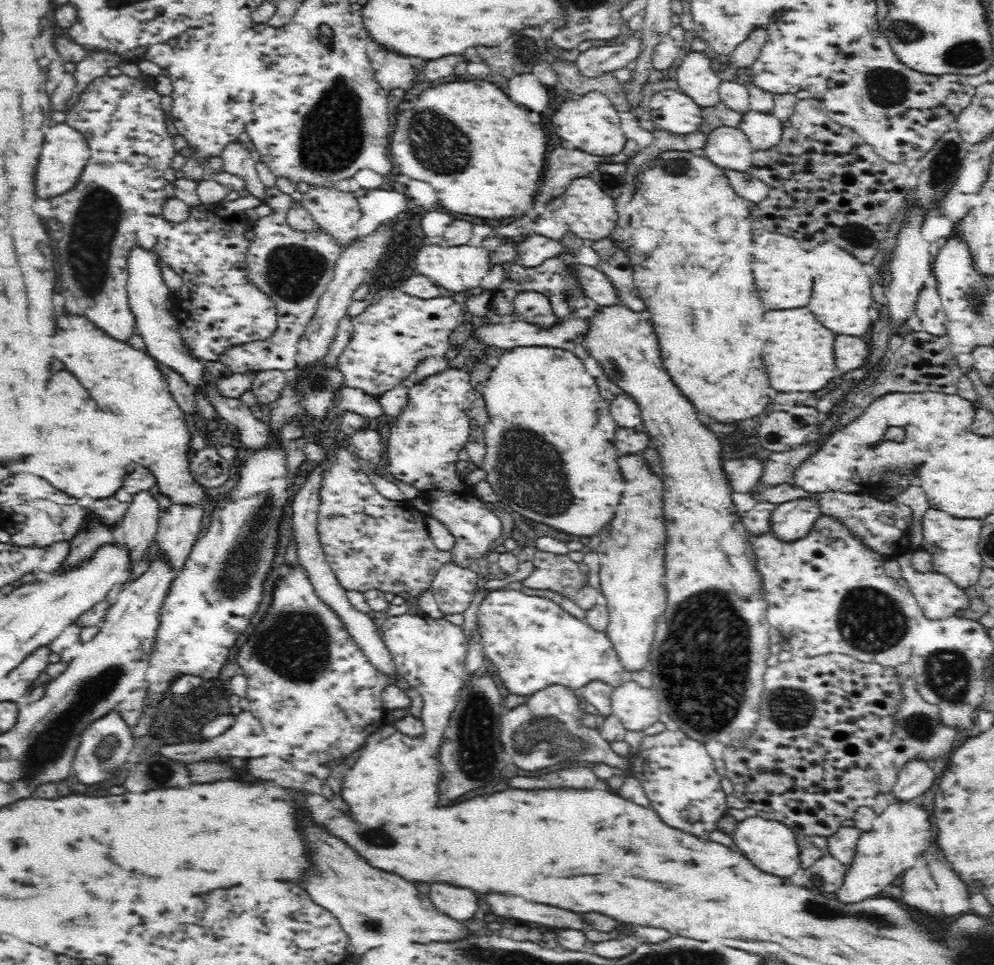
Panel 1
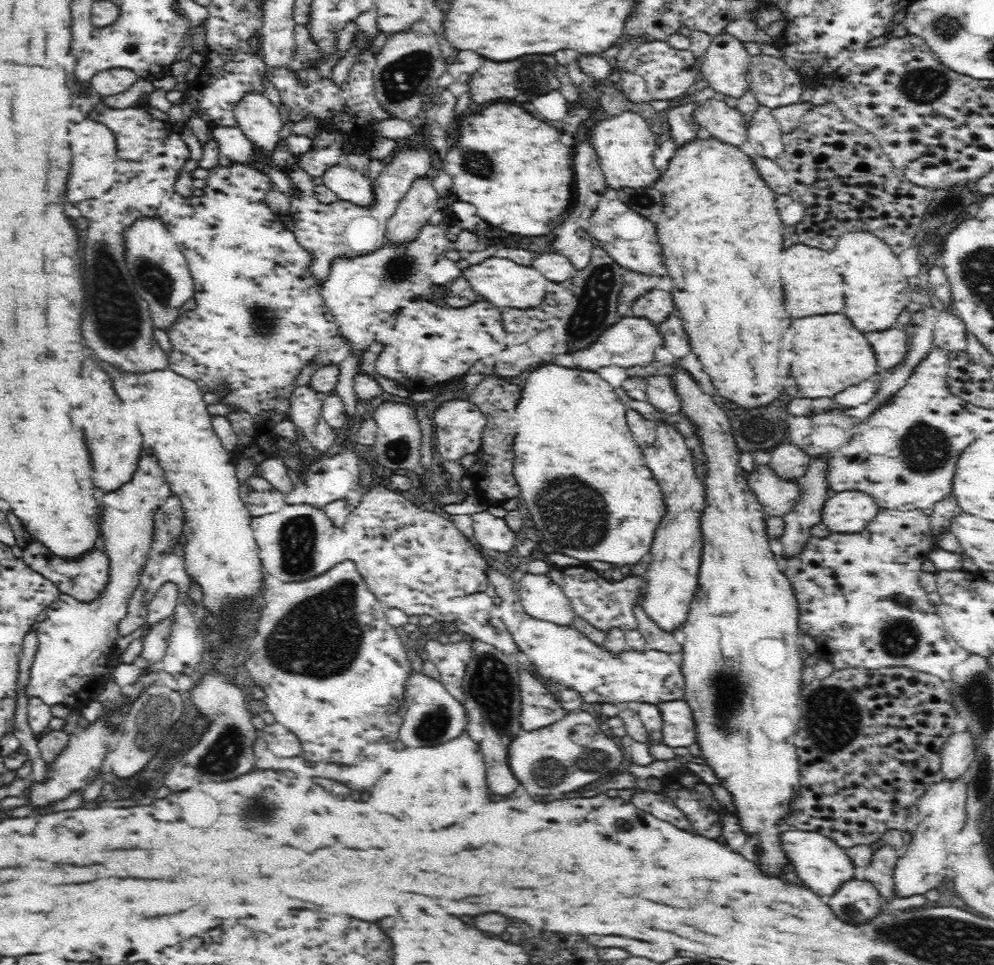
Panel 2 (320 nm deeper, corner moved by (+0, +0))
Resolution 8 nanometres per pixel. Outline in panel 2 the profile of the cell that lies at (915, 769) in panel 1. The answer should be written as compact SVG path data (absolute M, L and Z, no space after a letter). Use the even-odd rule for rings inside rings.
M967 732L953 733L942 743L939 775L943 780L957 780L973 759L973 742Z

